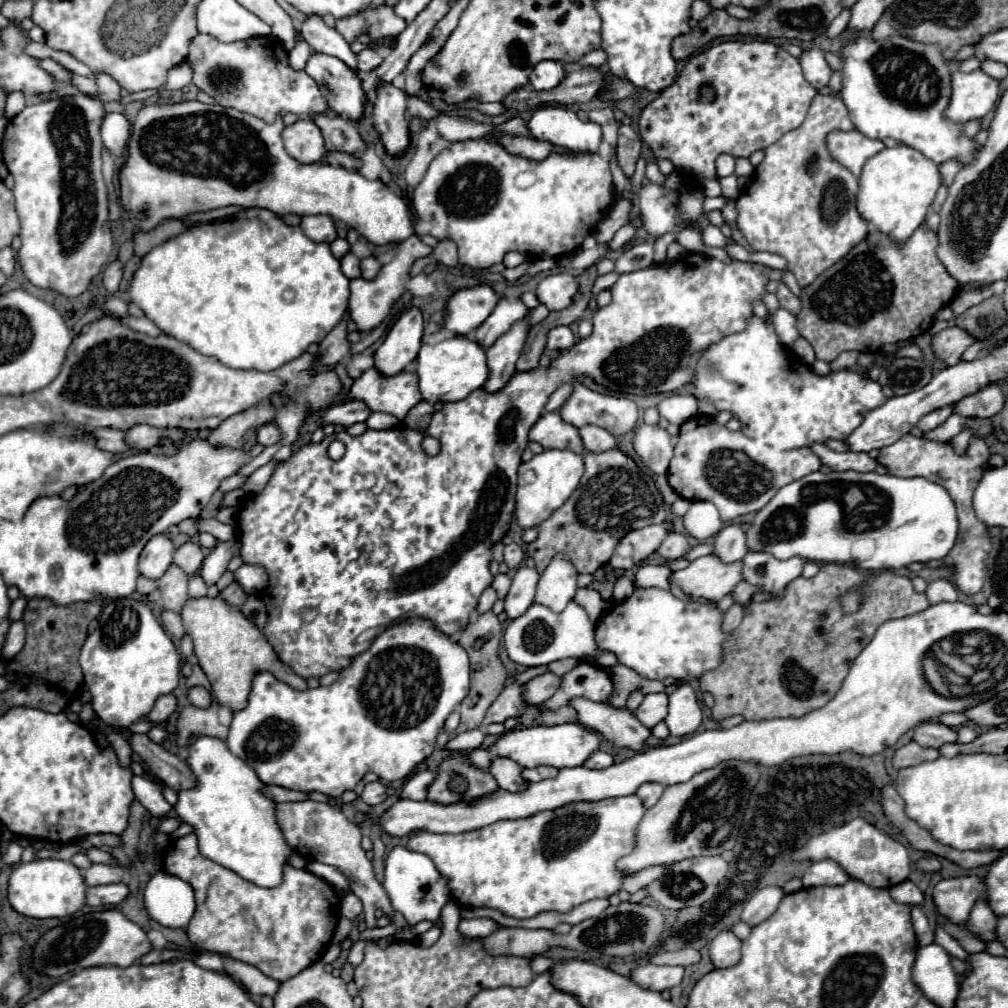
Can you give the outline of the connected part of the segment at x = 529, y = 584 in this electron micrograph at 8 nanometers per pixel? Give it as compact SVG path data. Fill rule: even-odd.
M519 567L515 571L513 585L505 597L505 613L509 619L521 617L533 605L537 581L539 581L539 573L535 569Z

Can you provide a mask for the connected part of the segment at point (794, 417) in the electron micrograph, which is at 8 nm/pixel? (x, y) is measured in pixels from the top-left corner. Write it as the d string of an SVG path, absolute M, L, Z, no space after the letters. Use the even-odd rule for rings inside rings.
M751 315L745 331L725 335L721 341L709 345L695 367L695 379L691 385L697 399L711 401L717 411L733 413L733 417L741 423L743 435L749 435L751 439L763 439L777 449L801 449L811 447L813 443L825 445L829 439L845 441L849 437L849 431L855 431L861 425L861 419L867 411L887 401L881 385L863 373L845 369L831 371L829 375L817 375L811 367L803 365L791 355L785 345L779 343L771 323L771 315L767 319Z

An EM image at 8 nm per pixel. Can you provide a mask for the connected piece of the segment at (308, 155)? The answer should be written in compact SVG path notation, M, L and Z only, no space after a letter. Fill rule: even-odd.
M311 119L295 121L283 129L281 137L287 153L301 163L317 163L325 155L321 129Z

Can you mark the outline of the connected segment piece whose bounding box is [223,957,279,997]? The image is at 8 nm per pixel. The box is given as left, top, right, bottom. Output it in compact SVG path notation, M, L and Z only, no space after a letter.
M223 957L223 963L225 963L225 973L231 975L233 979L241 981L247 987L249 993L269 995L269 997L275 995L275 991L279 987L279 981L269 979L257 967L241 963L241 961L235 961L235 959L227 959L227 957Z

